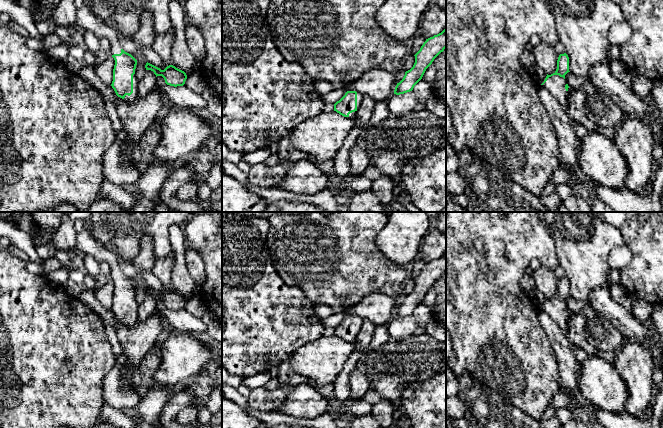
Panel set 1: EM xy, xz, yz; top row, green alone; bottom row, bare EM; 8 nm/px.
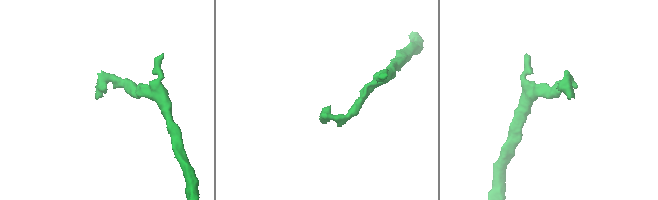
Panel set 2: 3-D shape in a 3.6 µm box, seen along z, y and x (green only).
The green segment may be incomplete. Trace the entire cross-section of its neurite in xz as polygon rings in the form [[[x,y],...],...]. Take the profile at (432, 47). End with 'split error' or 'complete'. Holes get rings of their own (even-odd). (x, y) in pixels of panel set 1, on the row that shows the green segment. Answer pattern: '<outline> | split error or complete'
[[[446,27],[433,37],[426,39],[420,50],[414,55],[413,67],[405,72],[403,79],[397,83],[394,94],[400,95],[413,90],[414,86],[422,79],[426,69],[434,59],[446,48]]] | complete

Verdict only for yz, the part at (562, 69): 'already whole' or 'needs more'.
needs more

